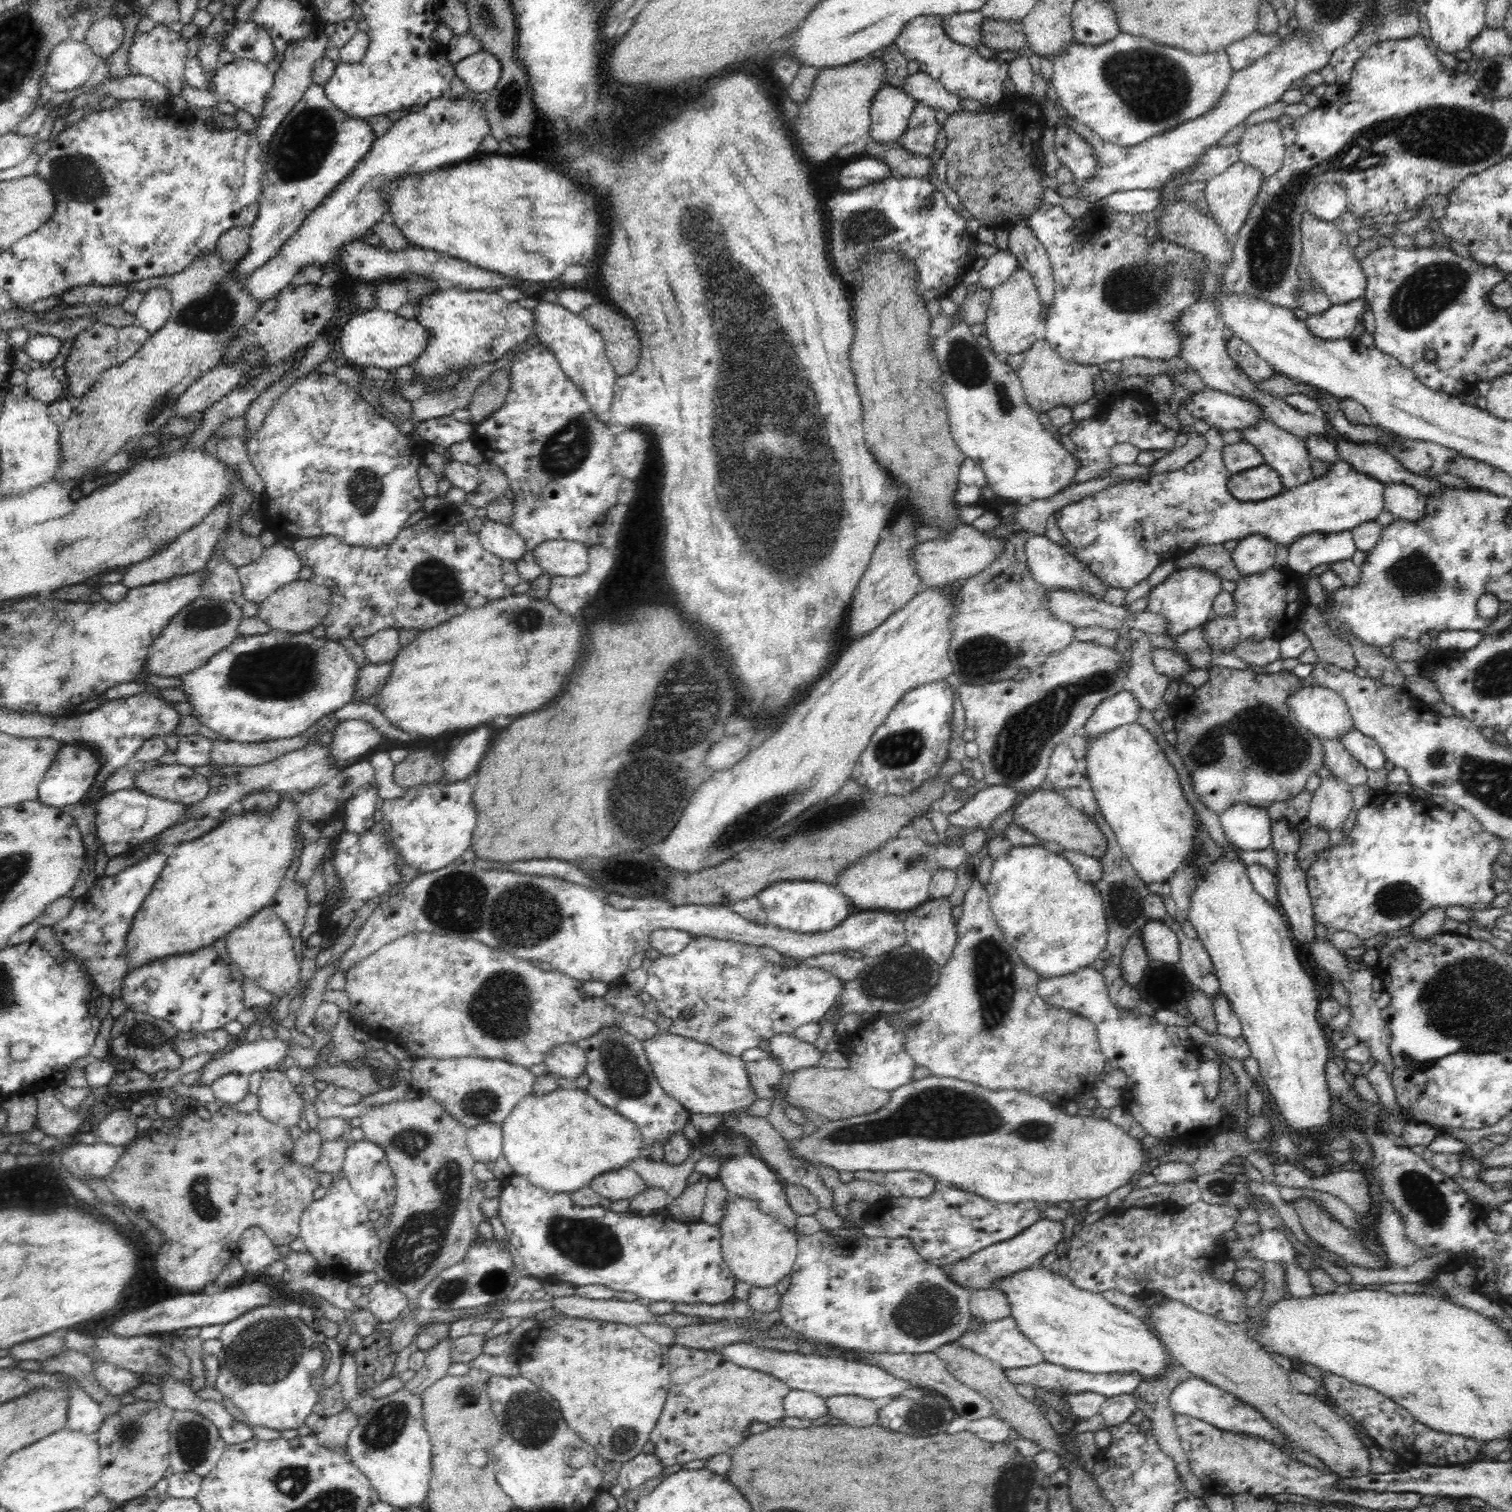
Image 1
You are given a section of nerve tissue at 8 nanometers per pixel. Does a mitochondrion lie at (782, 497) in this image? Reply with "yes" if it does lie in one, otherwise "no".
yes

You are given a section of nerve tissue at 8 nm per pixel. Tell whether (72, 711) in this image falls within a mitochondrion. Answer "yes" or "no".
no

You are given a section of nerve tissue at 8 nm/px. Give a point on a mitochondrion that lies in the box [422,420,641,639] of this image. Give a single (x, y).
(528, 620)

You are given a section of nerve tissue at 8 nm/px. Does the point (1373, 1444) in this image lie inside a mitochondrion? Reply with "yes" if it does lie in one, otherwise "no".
no

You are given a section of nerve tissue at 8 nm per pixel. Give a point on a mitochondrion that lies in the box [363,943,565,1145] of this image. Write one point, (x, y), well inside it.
(500, 1009)

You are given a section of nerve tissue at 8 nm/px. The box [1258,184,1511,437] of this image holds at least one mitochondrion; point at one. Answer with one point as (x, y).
(1427, 292)

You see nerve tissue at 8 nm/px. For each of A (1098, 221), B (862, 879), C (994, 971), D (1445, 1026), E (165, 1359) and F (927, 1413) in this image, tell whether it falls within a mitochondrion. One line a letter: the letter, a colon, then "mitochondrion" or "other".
A: other
B: other
C: mitochondrion
D: other
E: mitochondrion
F: mitochondrion

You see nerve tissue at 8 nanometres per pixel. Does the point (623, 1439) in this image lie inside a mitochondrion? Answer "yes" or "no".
yes

